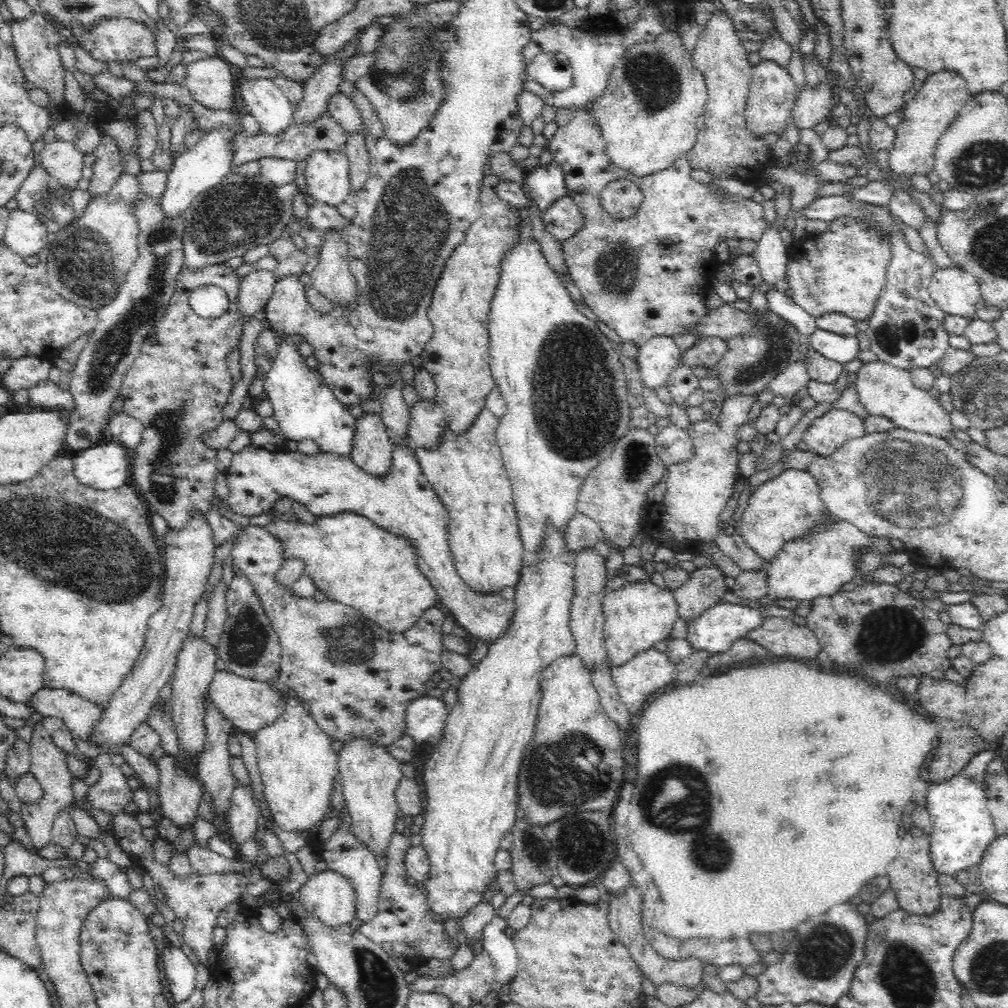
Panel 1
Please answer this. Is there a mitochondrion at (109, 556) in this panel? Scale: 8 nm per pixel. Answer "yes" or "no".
yes

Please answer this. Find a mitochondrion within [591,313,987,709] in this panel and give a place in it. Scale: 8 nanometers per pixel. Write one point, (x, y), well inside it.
(904, 484)

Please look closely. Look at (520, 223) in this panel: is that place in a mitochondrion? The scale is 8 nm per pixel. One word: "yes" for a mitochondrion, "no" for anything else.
no

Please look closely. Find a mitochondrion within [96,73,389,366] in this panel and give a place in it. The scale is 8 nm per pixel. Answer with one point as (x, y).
(245, 213)

